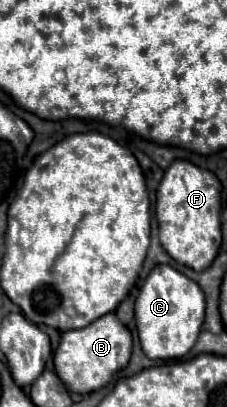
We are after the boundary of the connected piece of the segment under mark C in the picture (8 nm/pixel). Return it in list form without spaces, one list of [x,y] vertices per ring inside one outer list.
[[[157,264],[147,276],[141,294],[135,302],[135,320],[143,352],[151,360],[183,358],[195,344],[205,316],[205,296],[197,282],[171,268],[169,264]]]

